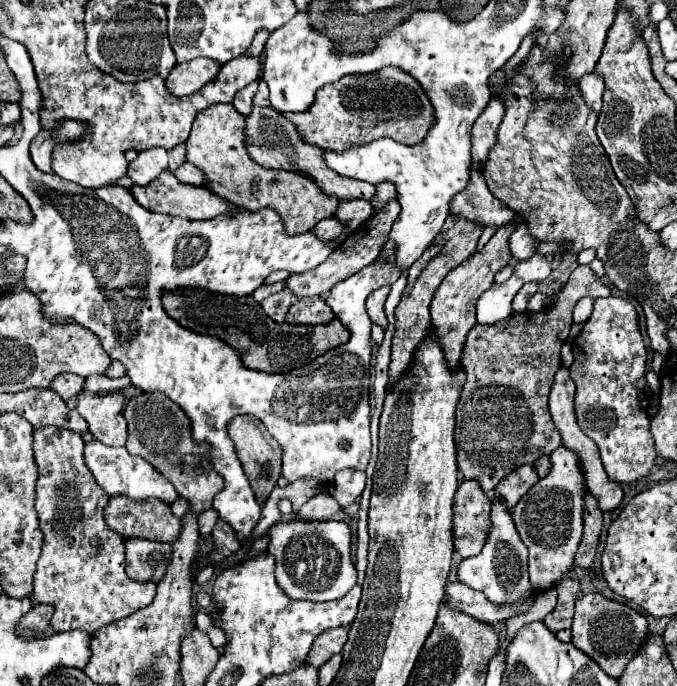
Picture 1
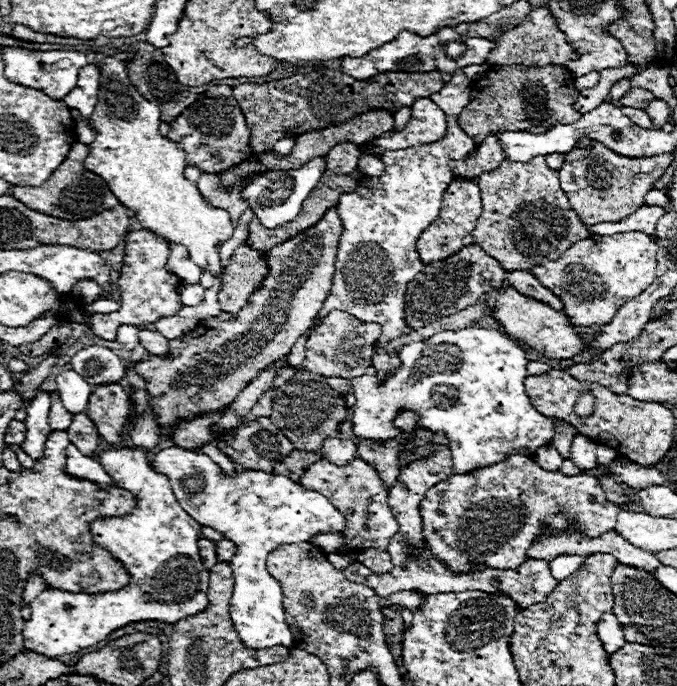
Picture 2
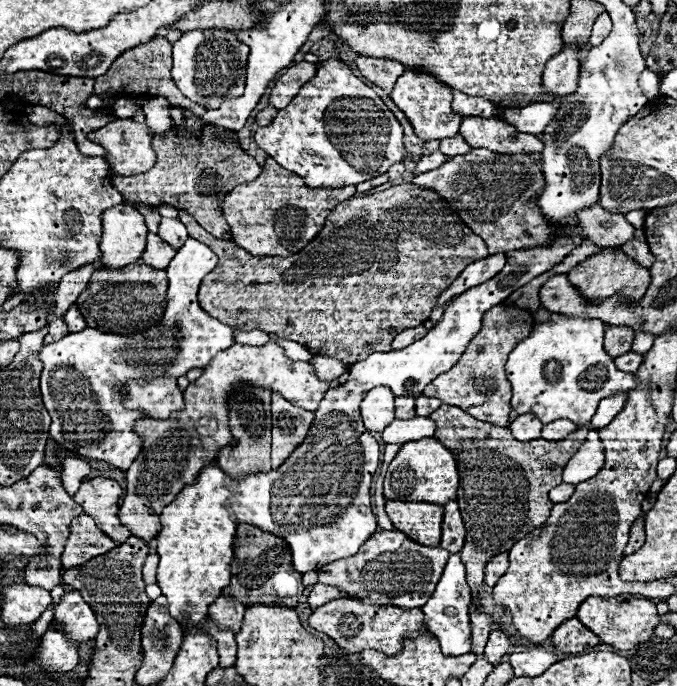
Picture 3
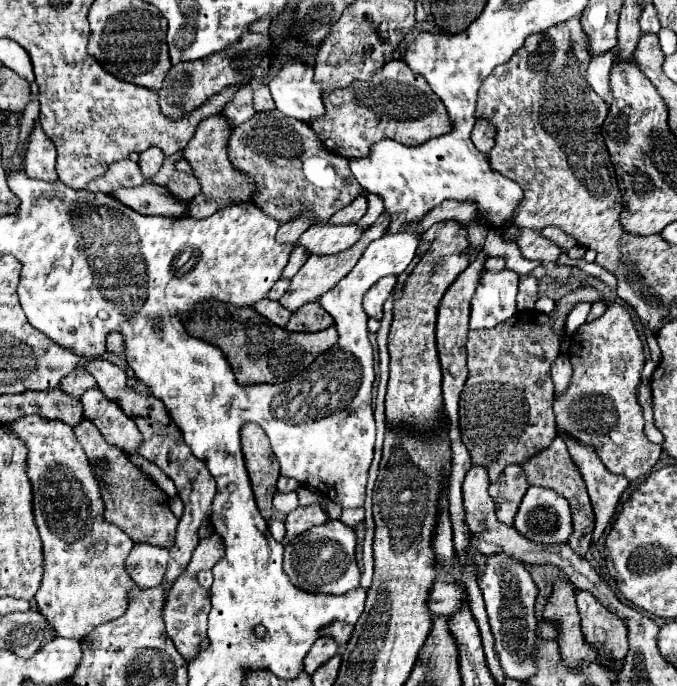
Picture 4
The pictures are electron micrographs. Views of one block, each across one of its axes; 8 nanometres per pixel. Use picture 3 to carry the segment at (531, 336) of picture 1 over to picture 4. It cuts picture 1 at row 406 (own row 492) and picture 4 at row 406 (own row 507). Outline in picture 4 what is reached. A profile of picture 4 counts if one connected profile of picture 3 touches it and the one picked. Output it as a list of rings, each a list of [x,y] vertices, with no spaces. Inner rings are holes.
[[[584,284],[562,296],[548,314],[538,310],[516,312],[496,328],[468,332],[468,380],[460,394],[460,434],[472,464],[484,466],[490,482],[496,482],[508,464],[536,456],[556,438],[550,368],[560,354],[566,316],[582,300],[602,300],[602,292]]]

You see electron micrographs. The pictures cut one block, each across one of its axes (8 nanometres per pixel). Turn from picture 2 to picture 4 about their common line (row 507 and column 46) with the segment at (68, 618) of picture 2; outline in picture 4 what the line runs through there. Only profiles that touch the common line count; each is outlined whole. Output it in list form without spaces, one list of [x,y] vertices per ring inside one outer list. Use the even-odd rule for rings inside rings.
[[[36,124],[30,136],[30,146],[26,154],[26,174],[40,180],[56,180],[54,156],[56,152],[52,146],[52,140],[48,140],[40,124]]]

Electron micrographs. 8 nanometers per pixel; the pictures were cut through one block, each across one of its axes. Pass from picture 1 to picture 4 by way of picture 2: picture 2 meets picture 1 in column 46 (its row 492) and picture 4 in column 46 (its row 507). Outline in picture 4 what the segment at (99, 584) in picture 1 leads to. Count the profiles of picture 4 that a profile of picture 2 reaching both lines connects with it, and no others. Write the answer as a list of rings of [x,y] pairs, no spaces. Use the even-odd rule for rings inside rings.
[[[24,416],[10,426],[28,446],[28,478],[32,480],[36,526],[44,546],[44,578],[34,600],[48,624],[56,628],[58,636],[82,640],[96,626],[120,618],[128,610],[130,592],[138,588],[124,564],[132,550],[132,540],[120,528],[104,520],[100,480],[96,480],[94,470],[84,456],[84,448],[80,448],[74,430],[68,424],[44,420],[40,416]]]

